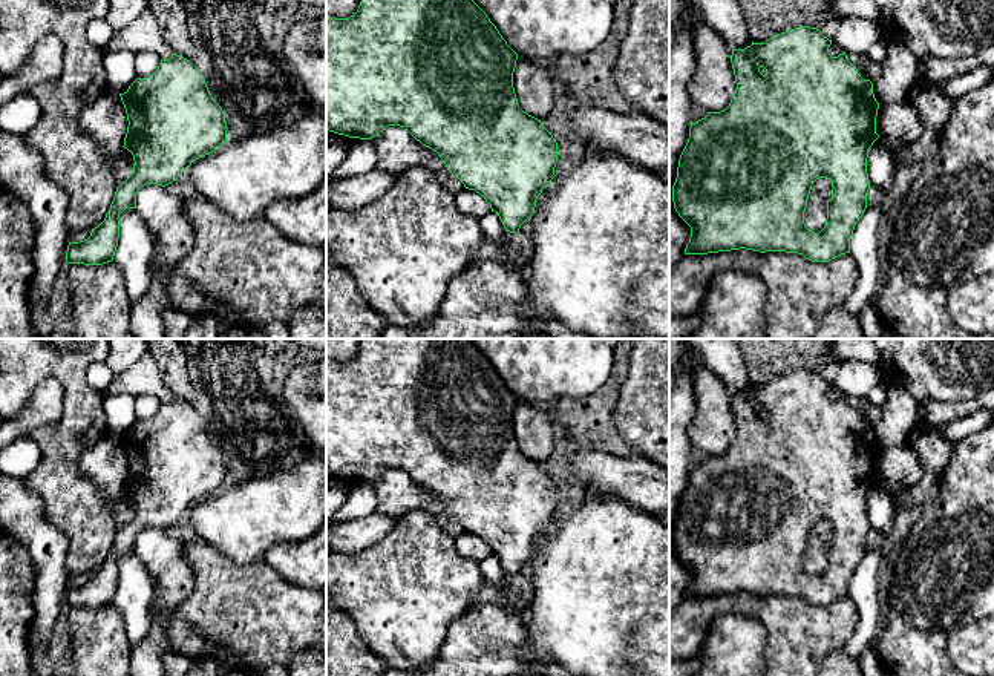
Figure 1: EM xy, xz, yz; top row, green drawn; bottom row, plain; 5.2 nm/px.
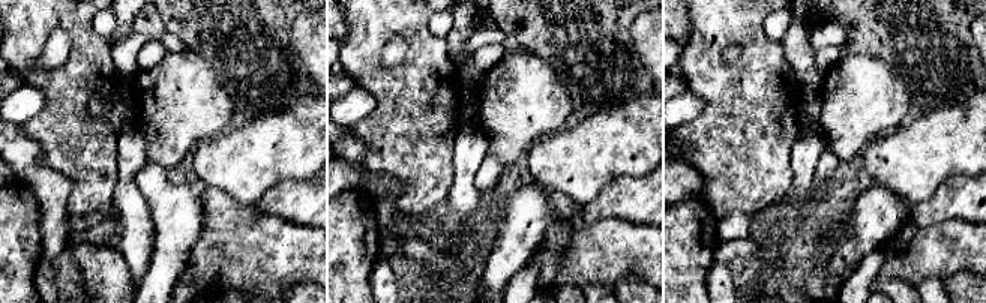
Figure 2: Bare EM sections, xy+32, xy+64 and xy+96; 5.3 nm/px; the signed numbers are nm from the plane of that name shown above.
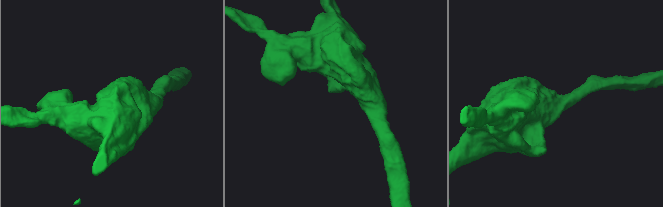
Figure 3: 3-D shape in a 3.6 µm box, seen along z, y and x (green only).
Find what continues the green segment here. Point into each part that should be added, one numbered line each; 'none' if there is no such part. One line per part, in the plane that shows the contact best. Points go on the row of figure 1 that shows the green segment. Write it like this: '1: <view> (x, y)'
none

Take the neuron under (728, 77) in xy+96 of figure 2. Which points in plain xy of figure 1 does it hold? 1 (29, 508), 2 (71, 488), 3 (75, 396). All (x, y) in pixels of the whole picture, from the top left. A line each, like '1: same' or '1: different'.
1: different
2: same
3: same

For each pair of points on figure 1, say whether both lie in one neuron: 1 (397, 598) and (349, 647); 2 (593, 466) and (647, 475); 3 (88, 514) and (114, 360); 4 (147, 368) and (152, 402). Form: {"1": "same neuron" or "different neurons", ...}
{"1": "different neurons", "2": "same neuron", "3": "different neurons", "4": "different neurons"}

